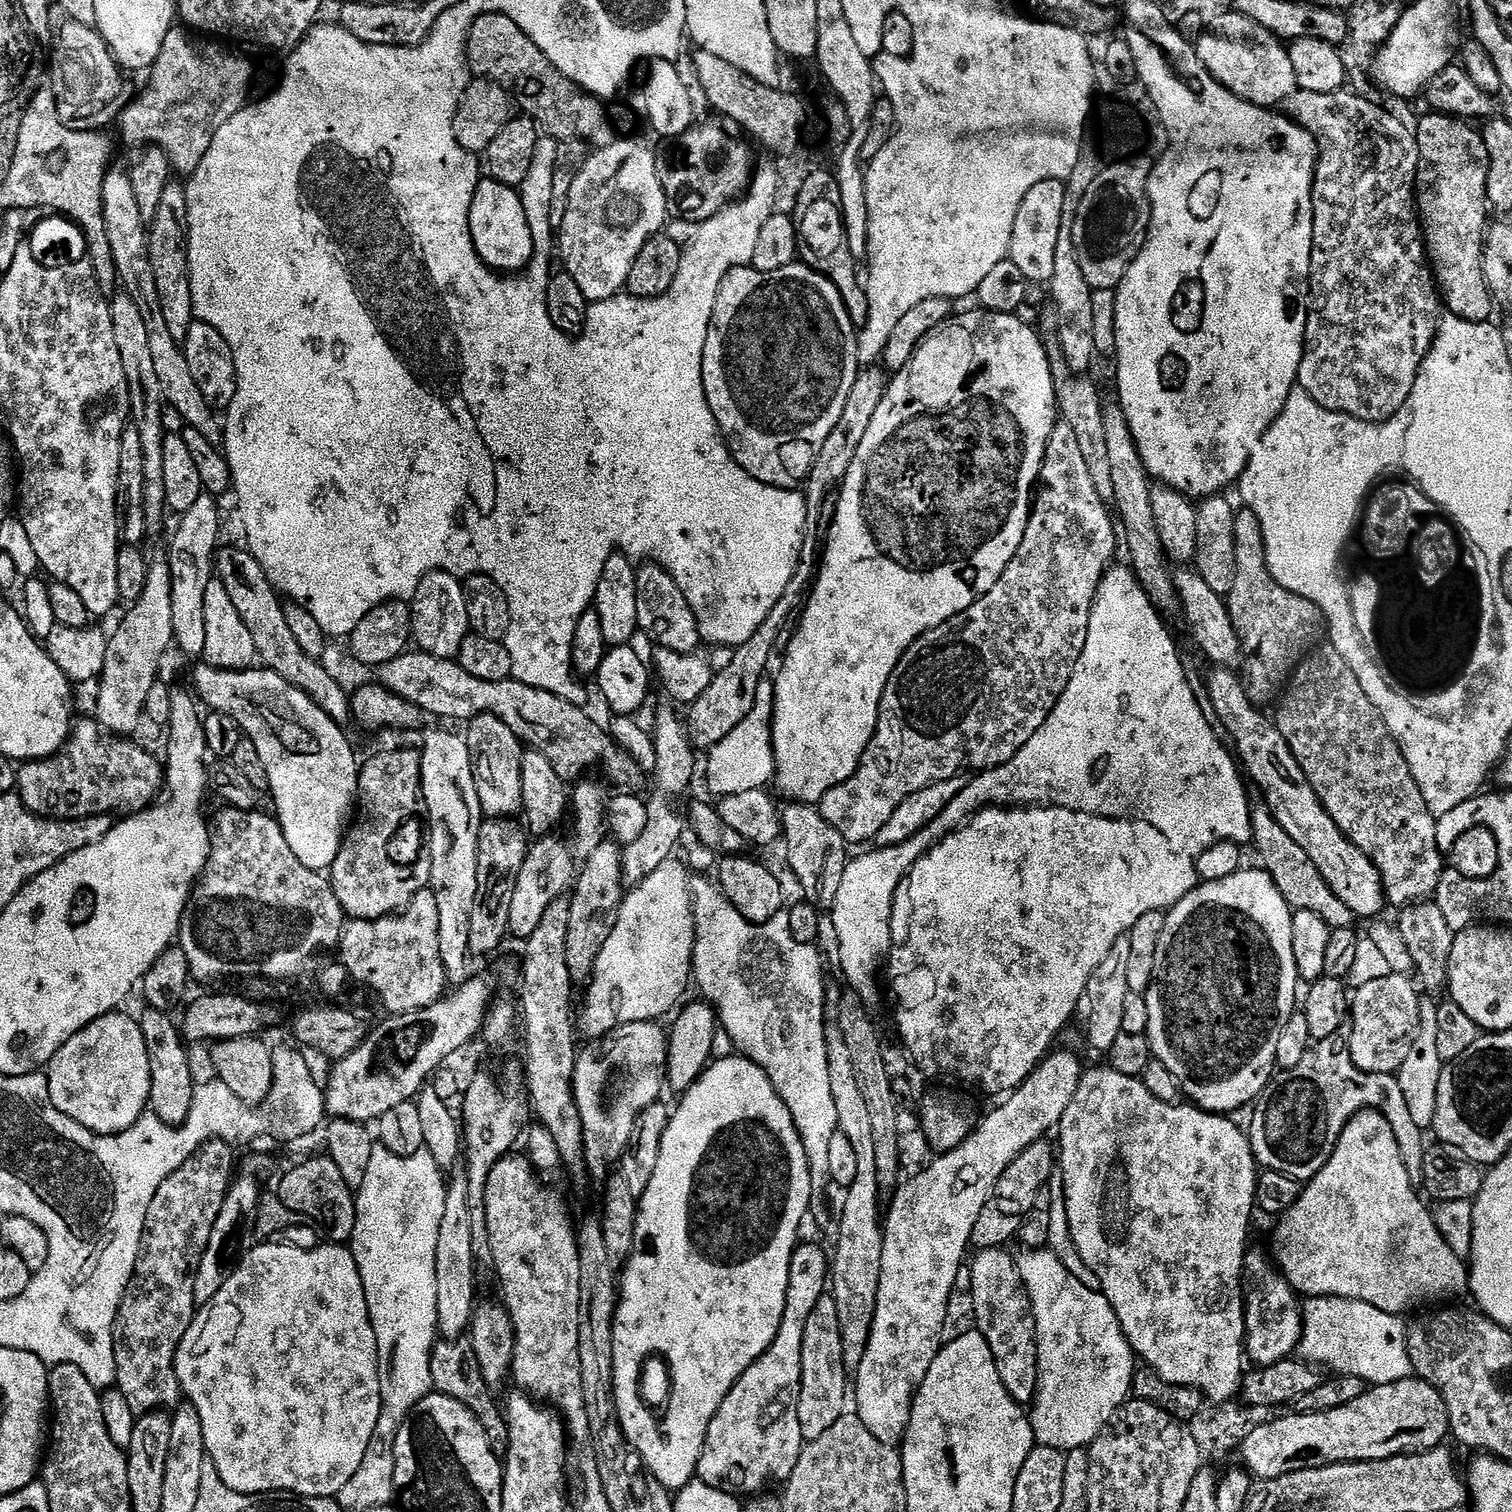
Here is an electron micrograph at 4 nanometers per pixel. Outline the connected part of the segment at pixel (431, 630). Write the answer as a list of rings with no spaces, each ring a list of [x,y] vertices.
[[[428,572],[412,595],[410,601],[412,609],[412,640],[421,652],[428,652],[431,656],[456,660],[460,655],[462,642],[470,634],[470,618],[468,617],[468,593],[461,577],[452,576],[449,572]]]

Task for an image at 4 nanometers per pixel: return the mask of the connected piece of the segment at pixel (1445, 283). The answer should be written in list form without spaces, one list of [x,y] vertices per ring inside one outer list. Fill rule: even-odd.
[[[1428,114],[1432,116],[1424,116],[1420,120],[1420,125],[1415,125],[1416,145],[1420,151],[1420,167],[1416,169],[1416,186],[1414,189],[1414,203],[1418,209],[1418,221],[1422,229],[1422,239],[1426,249],[1426,260],[1432,269],[1433,277],[1436,281],[1438,295],[1442,301],[1443,307],[1449,313],[1463,320],[1469,320],[1475,324],[1485,323],[1489,319],[1488,316],[1494,311],[1494,303],[1491,294],[1488,292],[1486,278],[1483,277],[1483,246],[1486,231],[1486,225],[1489,223],[1488,212],[1490,213],[1490,205],[1488,195],[1486,194],[1486,178],[1488,177],[1488,155],[1486,154],[1486,146],[1484,145],[1483,135],[1479,131],[1472,129],[1473,125],[1463,118],[1455,116],[1445,116],[1443,114]]]

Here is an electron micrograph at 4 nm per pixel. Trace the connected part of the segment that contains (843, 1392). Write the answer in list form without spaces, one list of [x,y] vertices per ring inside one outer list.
[[[830,1294],[818,1298],[818,1306],[806,1321],[806,1334],[802,1338],[802,1382],[800,1383],[800,1397],[798,1398],[798,1422],[802,1422],[802,1434],[805,1441],[821,1437],[830,1426],[837,1422],[846,1412],[844,1403],[850,1400],[850,1380],[846,1377],[844,1359],[842,1358],[842,1334],[838,1326],[838,1306]]]

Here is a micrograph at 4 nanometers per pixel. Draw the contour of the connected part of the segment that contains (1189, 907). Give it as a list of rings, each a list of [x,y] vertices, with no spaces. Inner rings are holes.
[[[1259,867],[1247,870],[1241,870],[1230,874],[1230,878],[1222,878],[1221,880],[1210,880],[1207,882],[1197,883],[1196,889],[1190,894],[1186,894],[1186,898],[1182,898],[1182,902],[1178,902],[1173,908],[1167,909],[1164,917],[1164,929],[1162,930],[1162,938],[1158,938],[1158,954],[1154,954],[1154,978],[1150,978],[1150,986],[1147,990],[1148,1005],[1150,1006],[1150,1026],[1147,1030],[1148,1042],[1152,1046],[1152,1055],[1155,1059],[1162,1062],[1162,1066],[1166,1066],[1166,1070],[1170,1070],[1170,1074],[1174,1074],[1176,1083],[1180,1085],[1180,1091],[1195,1107],[1204,1109],[1205,1112],[1214,1112],[1217,1114],[1236,1114],[1239,1108],[1247,1109],[1264,1091],[1264,1087],[1268,1085],[1268,1081],[1273,1079],[1274,1073],[1277,1071],[1276,1055],[1278,1054],[1278,1034],[1280,1027],[1286,1020],[1292,1017],[1292,1013],[1297,1011],[1298,996],[1296,1000],[1296,984],[1301,983],[1300,975],[1298,974],[1298,966],[1294,962],[1294,938],[1292,937],[1292,914],[1294,909],[1287,904],[1286,899],[1279,893],[1275,882],[1271,875]]]

